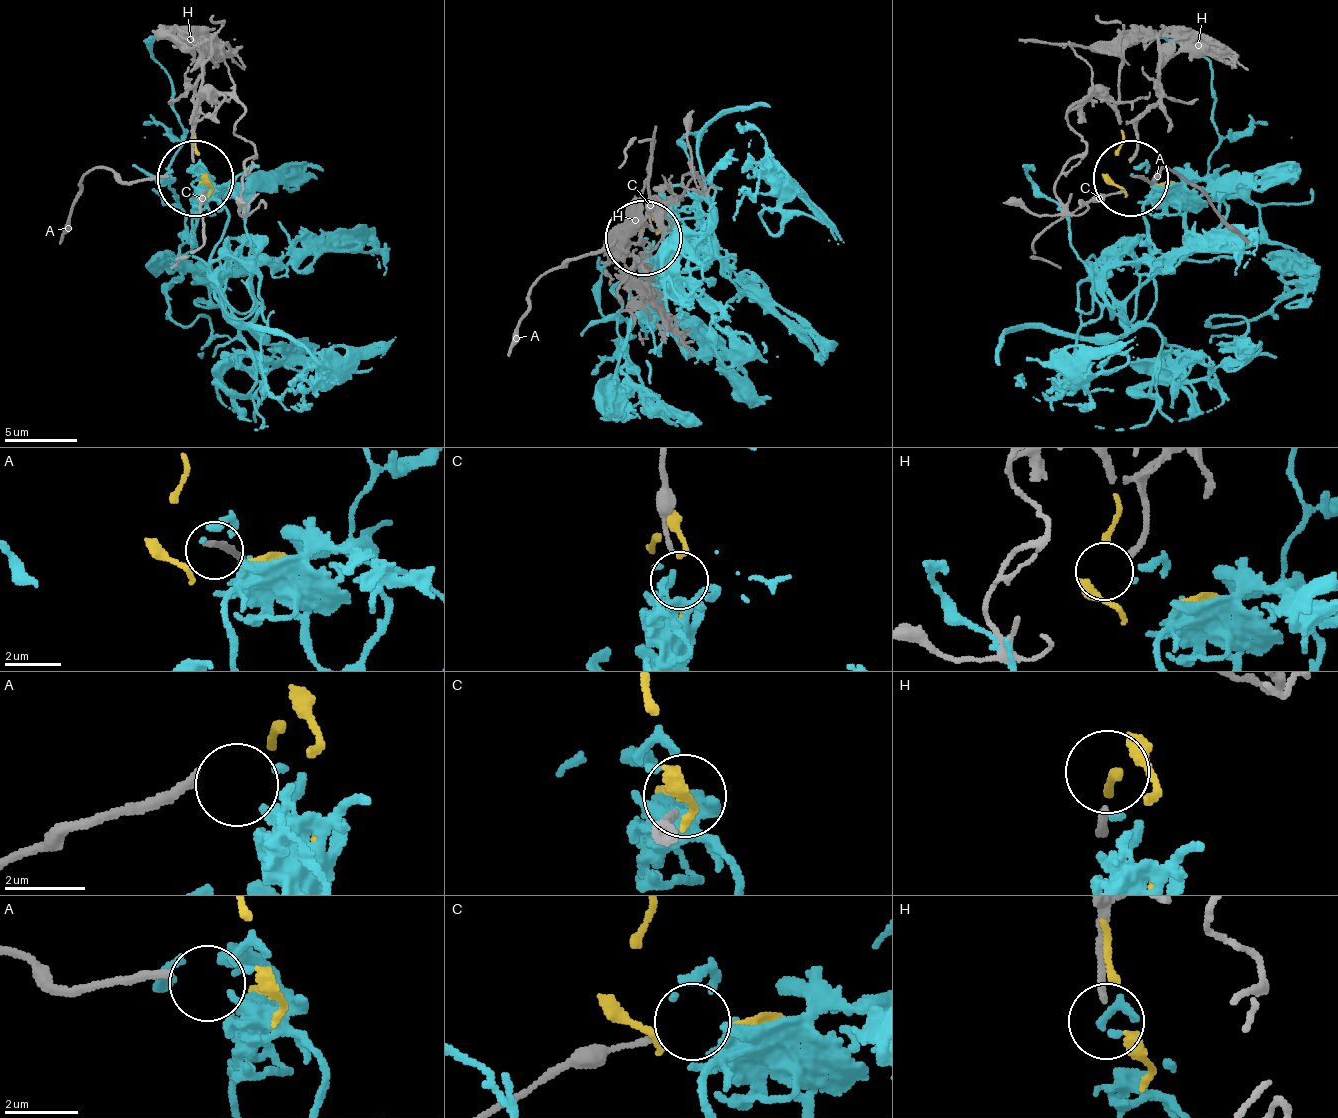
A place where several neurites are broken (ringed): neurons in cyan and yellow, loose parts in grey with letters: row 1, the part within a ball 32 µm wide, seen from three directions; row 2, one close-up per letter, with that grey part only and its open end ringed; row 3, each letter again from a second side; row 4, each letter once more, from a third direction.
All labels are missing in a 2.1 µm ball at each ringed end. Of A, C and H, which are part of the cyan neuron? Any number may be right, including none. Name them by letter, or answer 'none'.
none

